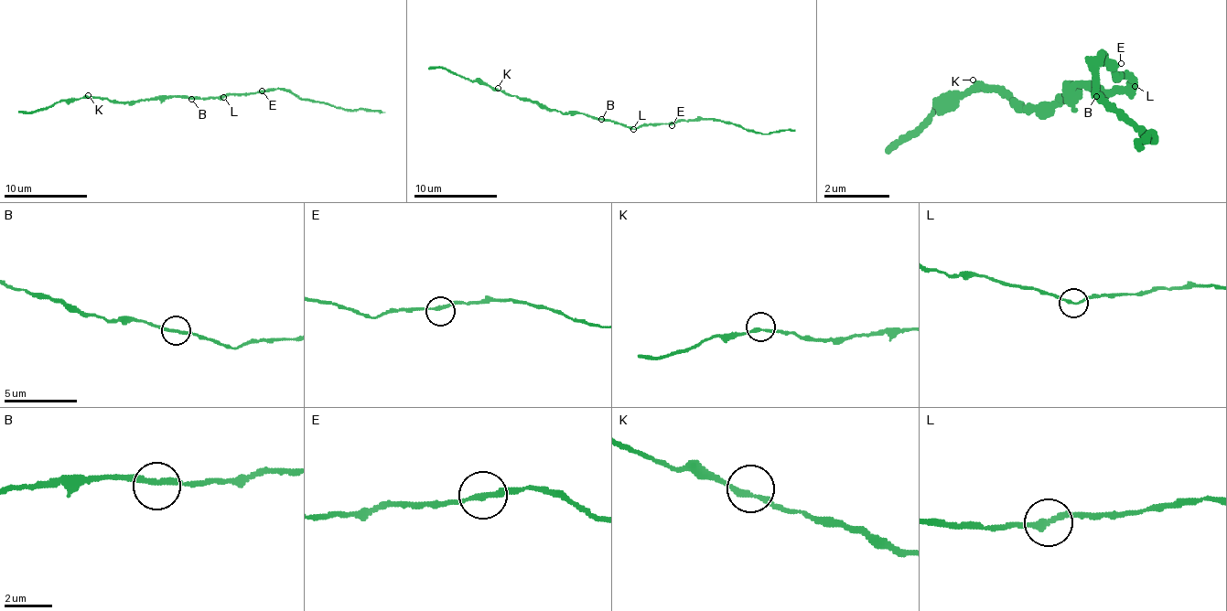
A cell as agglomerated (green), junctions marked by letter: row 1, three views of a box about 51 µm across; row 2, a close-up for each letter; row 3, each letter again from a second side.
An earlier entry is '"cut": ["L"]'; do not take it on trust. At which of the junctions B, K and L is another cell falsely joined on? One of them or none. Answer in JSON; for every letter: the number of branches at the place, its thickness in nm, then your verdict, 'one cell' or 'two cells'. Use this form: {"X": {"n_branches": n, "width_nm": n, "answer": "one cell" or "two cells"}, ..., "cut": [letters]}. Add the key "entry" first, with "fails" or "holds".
{"entry": "fails", "B": {"n_branches": 2, "width_nm": 220, "answer": "one cell"}, "K": {"n_branches": 2, "width_nm": 200, "answer": "one cell"}, "L": {"n_branches": 2, "width_nm": 200, "answer": "one cell"}, "cut": []}

